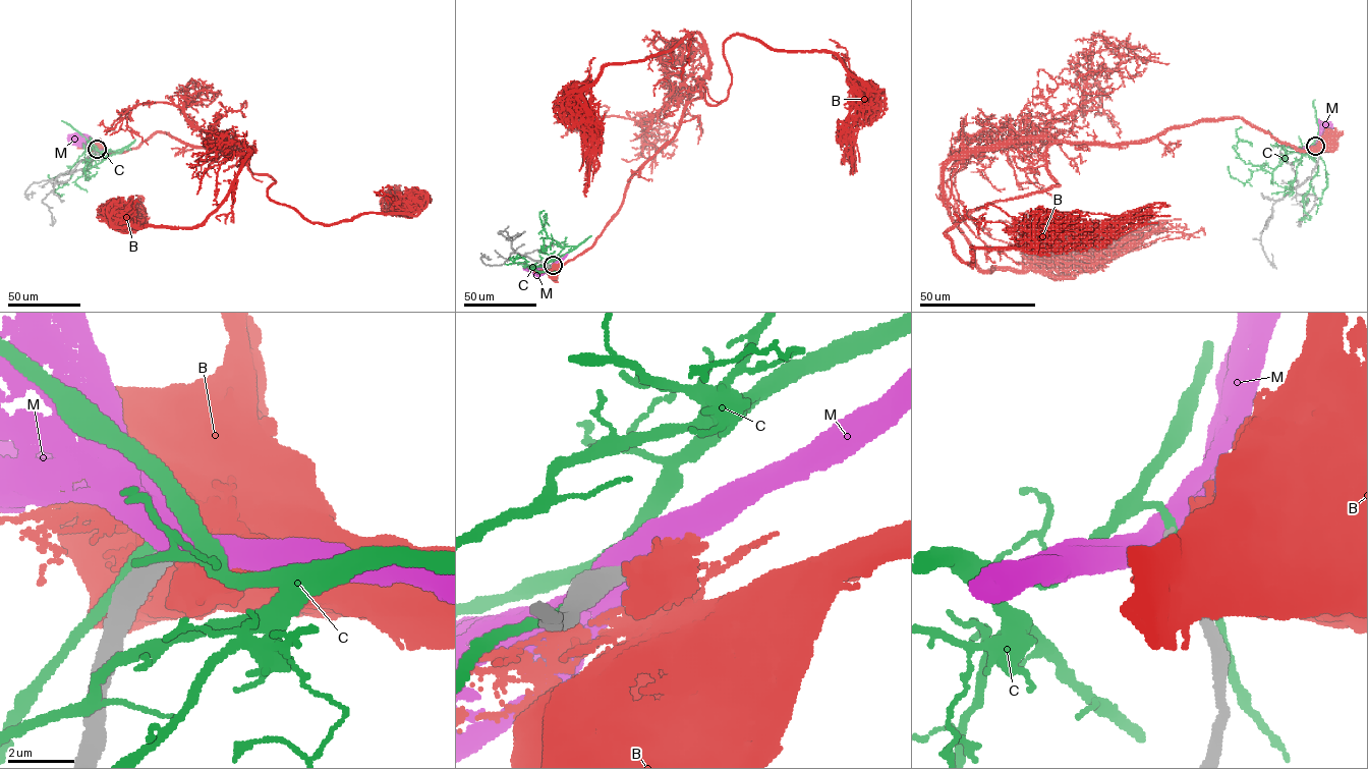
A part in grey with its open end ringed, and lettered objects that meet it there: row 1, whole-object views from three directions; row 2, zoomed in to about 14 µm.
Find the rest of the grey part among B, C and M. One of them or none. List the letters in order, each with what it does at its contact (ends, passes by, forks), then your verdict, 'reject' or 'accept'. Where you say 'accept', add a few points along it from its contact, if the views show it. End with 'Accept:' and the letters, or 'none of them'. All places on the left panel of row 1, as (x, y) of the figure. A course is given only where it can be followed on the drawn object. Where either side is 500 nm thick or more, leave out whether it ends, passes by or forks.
B: it passes by | reject
C: it passes by | reject
M: reject
Accept: none of them

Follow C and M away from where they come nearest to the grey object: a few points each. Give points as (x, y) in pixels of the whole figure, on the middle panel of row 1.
C: (551, 266), (577, 245), (561, 246), (549, 238), (543, 228), (546, 214), (546, 219)
M: (552, 265), (537, 272)

